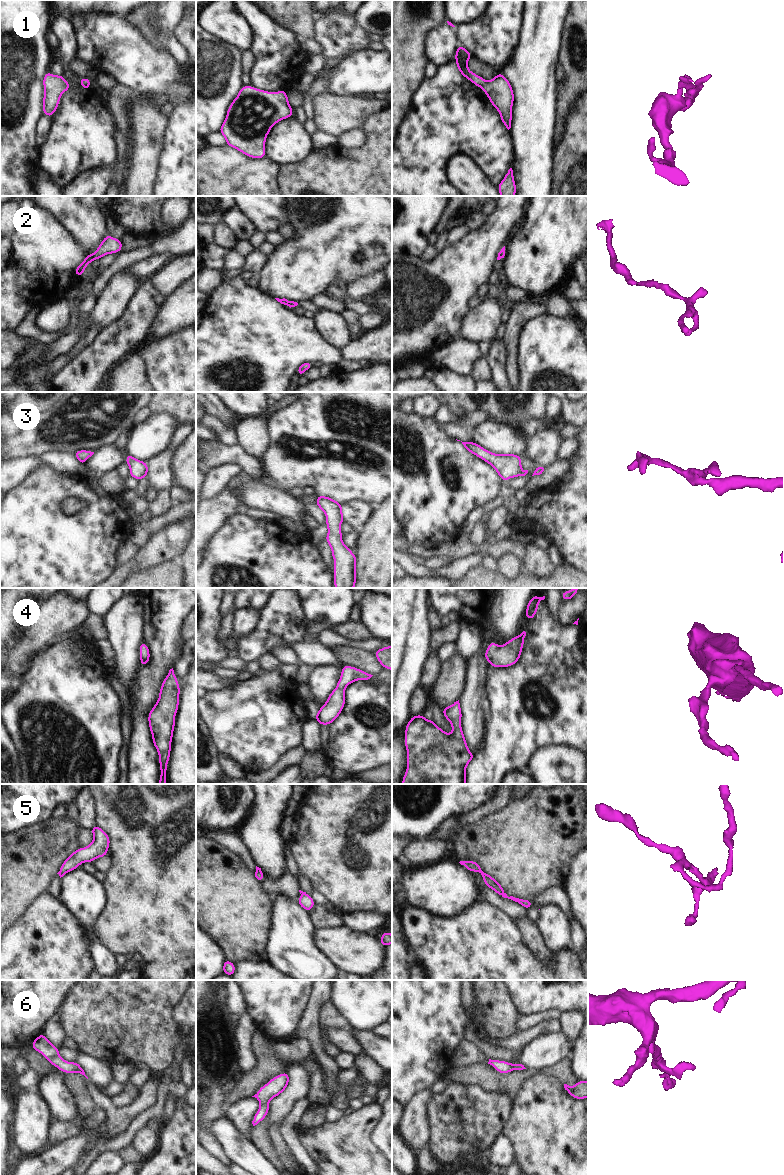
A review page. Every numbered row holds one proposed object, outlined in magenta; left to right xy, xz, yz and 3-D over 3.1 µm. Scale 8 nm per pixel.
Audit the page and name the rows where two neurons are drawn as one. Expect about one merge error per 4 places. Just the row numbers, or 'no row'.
no row

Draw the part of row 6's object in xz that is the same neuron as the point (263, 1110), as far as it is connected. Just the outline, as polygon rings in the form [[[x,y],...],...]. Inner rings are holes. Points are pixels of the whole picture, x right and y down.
[[[285,1072],[272,1078],[267,1084],[263,1085],[252,1097],[258,1099],[260,1107],[253,1117],[253,1126],[260,1123],[269,1112],[269,1101],[280,1095],[289,1084],[289,1073]]]

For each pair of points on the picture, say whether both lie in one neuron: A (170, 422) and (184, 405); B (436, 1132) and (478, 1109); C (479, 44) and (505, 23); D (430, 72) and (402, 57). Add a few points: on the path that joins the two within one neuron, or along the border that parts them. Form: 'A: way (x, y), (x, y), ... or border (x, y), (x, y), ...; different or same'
A: border (154, 413), (171, 413), (176, 418), (179, 427); different
B: way (446, 1132), (452, 1132), (468, 1119); same
C: way (485, 39), (489, 39), (499, 29); same
D: border (428, 62), (424, 77); different

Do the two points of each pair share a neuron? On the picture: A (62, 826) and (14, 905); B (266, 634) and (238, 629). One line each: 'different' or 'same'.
A: same
B: different

